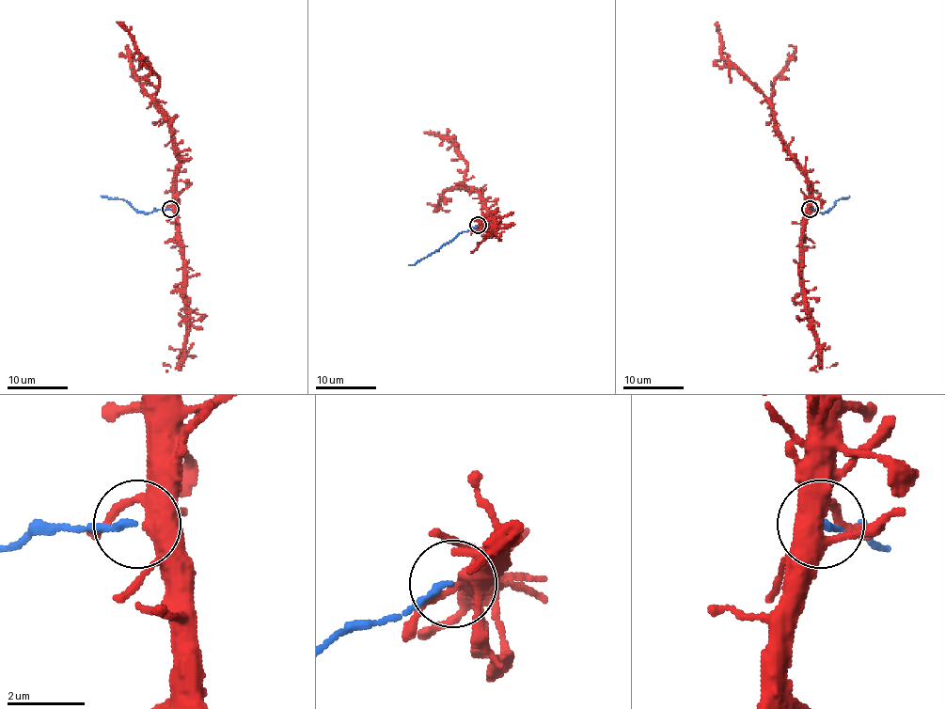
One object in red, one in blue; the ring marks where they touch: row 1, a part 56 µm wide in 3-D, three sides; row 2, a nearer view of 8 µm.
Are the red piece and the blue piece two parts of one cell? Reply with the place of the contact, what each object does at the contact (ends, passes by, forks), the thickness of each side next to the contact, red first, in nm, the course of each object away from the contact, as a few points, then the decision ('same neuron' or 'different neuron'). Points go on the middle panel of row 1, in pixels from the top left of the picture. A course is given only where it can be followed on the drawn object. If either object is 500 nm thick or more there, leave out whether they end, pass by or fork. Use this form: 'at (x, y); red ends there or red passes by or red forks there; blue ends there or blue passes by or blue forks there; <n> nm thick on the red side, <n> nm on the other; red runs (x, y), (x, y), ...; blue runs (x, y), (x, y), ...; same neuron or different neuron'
at (478, 225); red forks there; blue ends there; 440 nm thick on the red side, 170 nm on the other; red runs (479, 224), (486, 214), (486, 207), (480, 195), (464, 181), (466, 162), (448, 137), (424, 132); blue runs (479, 226), (462, 231), (409, 265); different neuron

